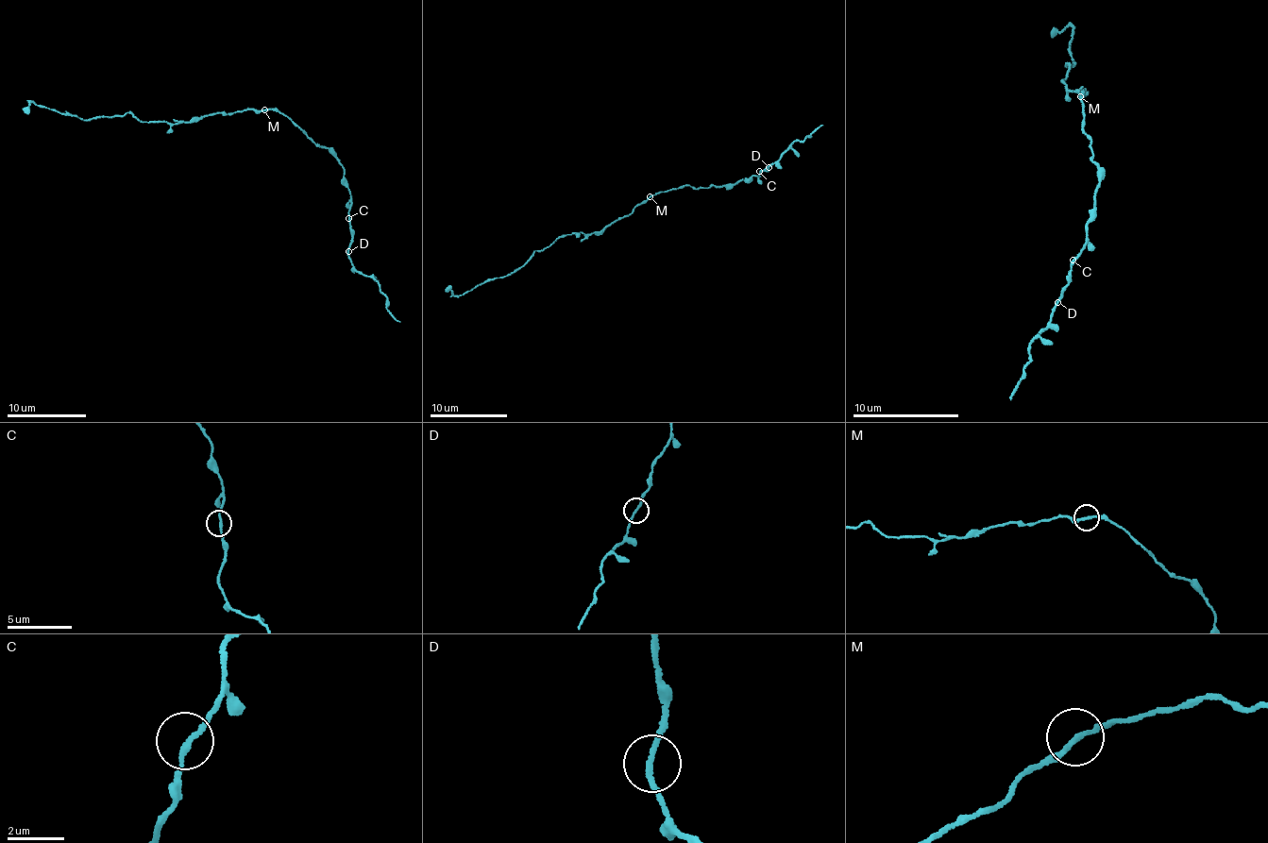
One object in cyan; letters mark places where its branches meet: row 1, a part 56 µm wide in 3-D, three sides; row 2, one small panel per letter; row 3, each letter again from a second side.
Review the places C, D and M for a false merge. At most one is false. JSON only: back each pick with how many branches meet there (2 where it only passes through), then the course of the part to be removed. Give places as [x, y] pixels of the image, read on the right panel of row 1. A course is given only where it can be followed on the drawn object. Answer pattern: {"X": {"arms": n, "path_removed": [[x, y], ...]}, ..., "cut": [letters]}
{"M": {"arms": 2, "path_removed": [[1080, 95], [1082, 88], [1064, 87], [1065, 63], [1074, 63], [1073, 30], [1051, 36]]}, "cut": ["M"]}

